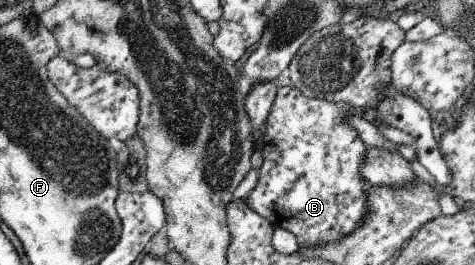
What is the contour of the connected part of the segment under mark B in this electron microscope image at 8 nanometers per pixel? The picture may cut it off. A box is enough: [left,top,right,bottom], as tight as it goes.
[245,86,370,248]

